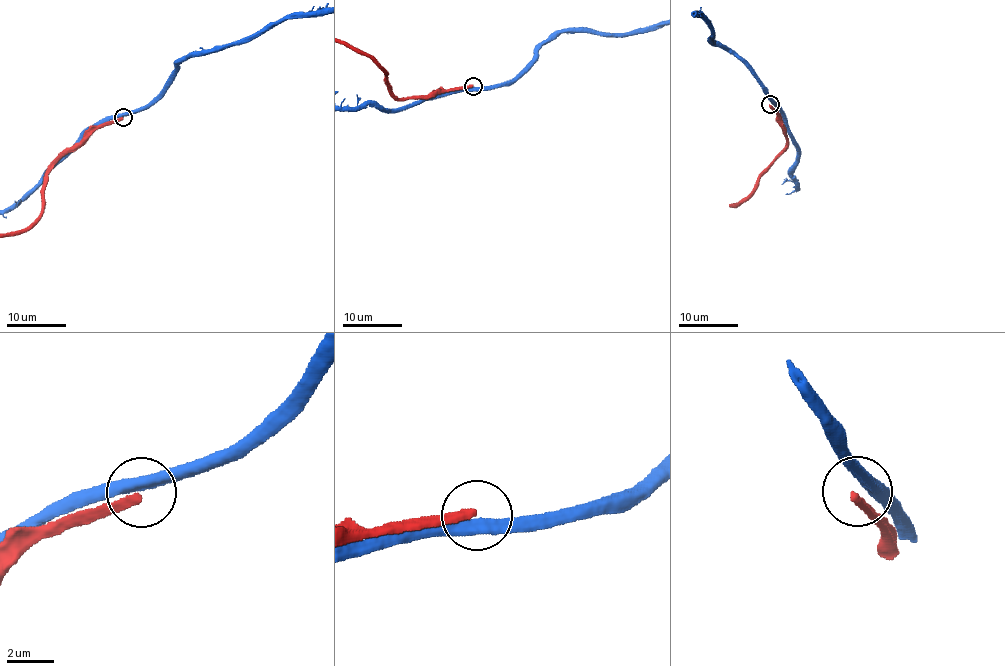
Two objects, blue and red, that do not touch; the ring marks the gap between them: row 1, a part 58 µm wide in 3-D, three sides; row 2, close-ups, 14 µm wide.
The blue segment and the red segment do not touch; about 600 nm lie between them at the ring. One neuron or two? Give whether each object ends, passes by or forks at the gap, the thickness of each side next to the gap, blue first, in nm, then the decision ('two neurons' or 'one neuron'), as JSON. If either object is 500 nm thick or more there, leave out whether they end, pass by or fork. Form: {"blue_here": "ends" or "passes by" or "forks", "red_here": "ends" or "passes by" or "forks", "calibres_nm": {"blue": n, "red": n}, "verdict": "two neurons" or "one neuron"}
{"blue_here": "passes by", "red_here": "ends", "calibres_nm": {"blue": 480, "red": 360}, "verdict": "two neurons"}

